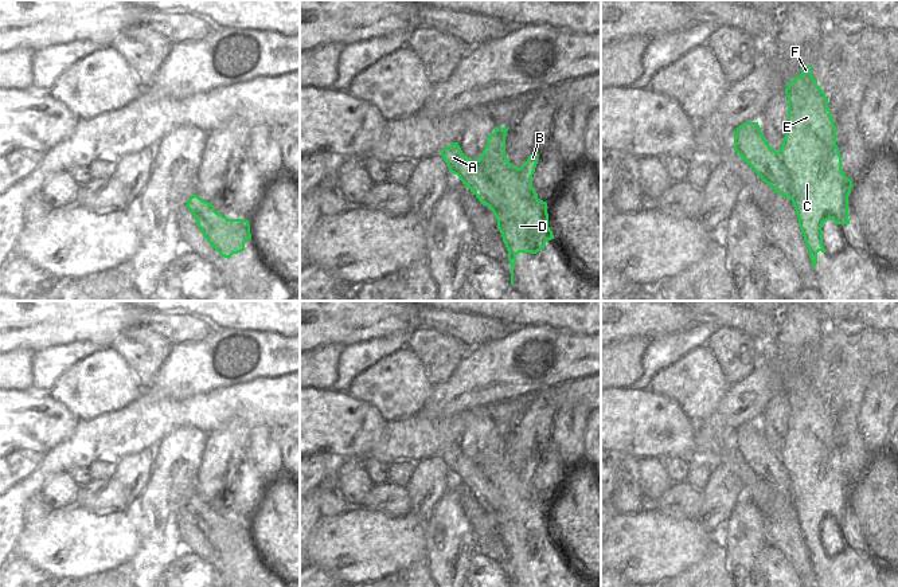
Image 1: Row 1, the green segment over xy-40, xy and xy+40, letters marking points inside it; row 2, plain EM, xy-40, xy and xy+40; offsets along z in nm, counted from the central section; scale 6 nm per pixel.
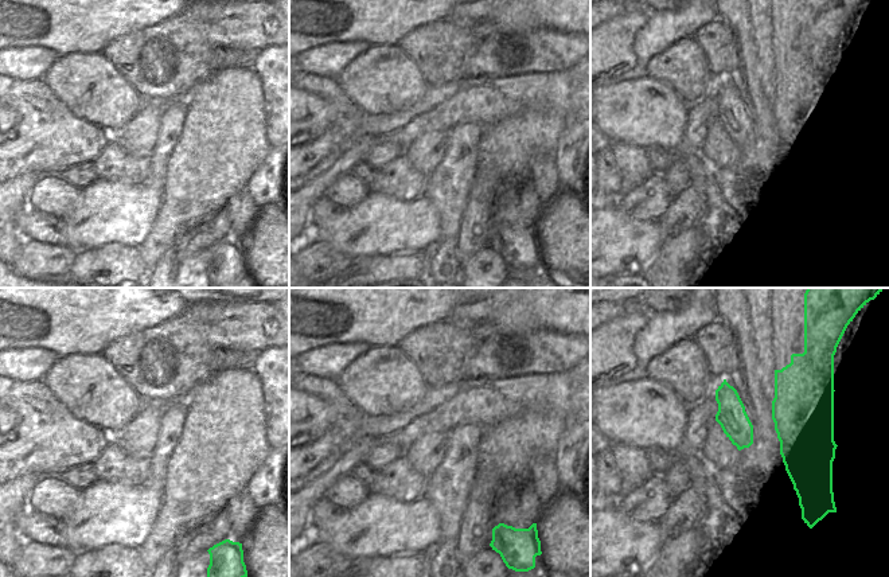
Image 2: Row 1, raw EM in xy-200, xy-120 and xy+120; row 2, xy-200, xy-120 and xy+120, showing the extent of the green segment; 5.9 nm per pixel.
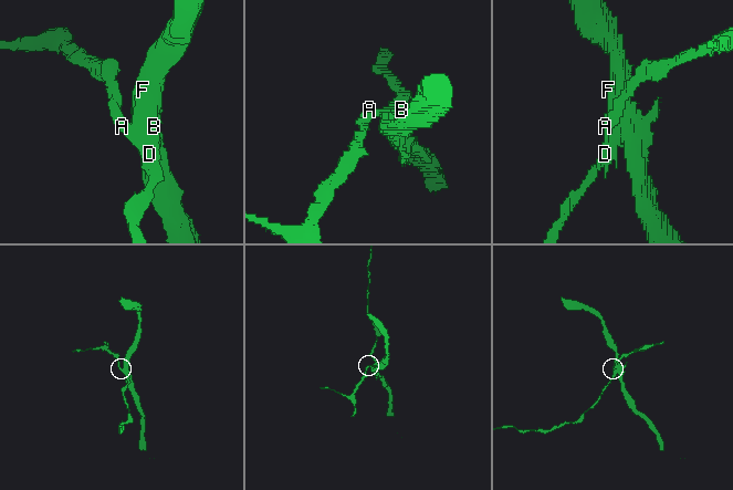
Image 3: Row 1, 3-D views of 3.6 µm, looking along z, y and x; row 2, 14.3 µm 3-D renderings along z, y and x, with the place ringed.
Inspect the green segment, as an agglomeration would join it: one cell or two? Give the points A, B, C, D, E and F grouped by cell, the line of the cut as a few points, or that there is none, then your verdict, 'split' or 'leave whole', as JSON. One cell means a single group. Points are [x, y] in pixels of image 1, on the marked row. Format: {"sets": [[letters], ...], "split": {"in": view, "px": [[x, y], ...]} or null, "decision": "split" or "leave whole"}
{"sets": [["A", "D"], ["B", "C", "E", "F"]], "split": {"in": "xy", "px": [[477, 160], [502, 202], [546, 211]]}, "decision": "split"}

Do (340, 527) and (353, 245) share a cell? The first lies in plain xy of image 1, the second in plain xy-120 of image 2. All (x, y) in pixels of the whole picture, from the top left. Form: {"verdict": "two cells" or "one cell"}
{"verdict": "one cell"}

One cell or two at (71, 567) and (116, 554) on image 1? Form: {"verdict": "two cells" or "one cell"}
{"verdict": "one cell"}

